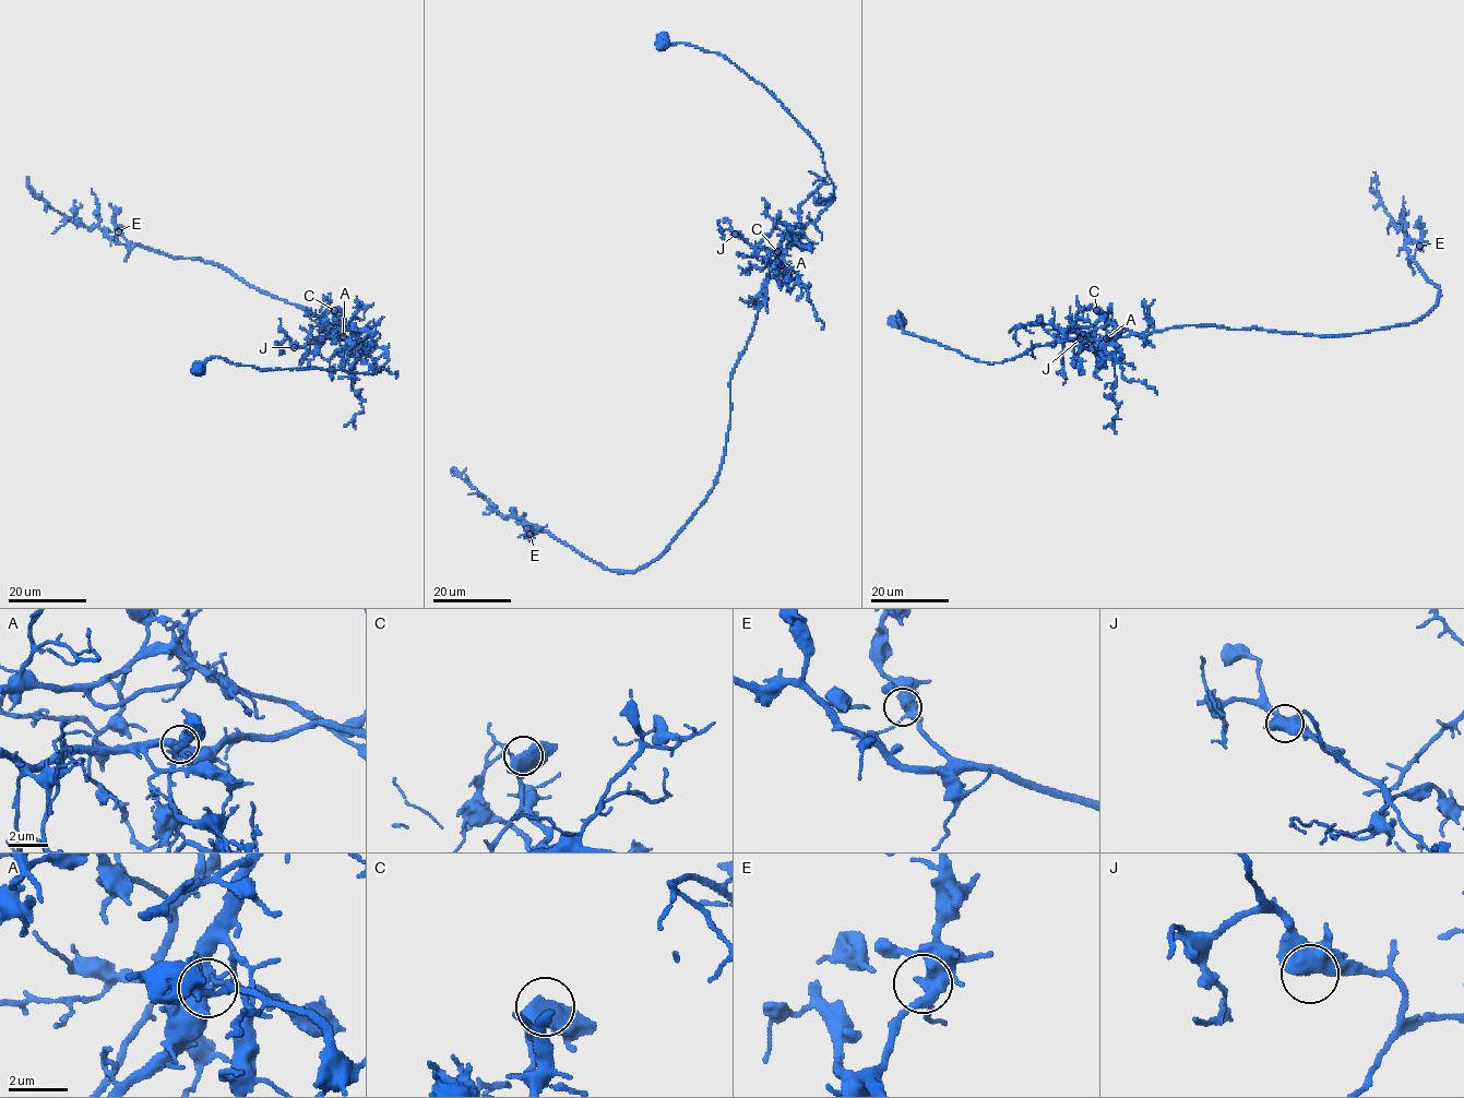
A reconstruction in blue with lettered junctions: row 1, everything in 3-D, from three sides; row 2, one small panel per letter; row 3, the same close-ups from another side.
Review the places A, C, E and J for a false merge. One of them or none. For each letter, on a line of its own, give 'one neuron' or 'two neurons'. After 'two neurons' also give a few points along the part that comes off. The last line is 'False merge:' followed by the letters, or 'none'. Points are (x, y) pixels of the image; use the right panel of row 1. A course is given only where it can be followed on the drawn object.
A: two neurons; course (1106, 338), (1101, 358), (1084, 347), (1078, 330), (1082, 341), (1074, 342)
C: one neuron
E: one neuron
J: one neuron
False merge: A

